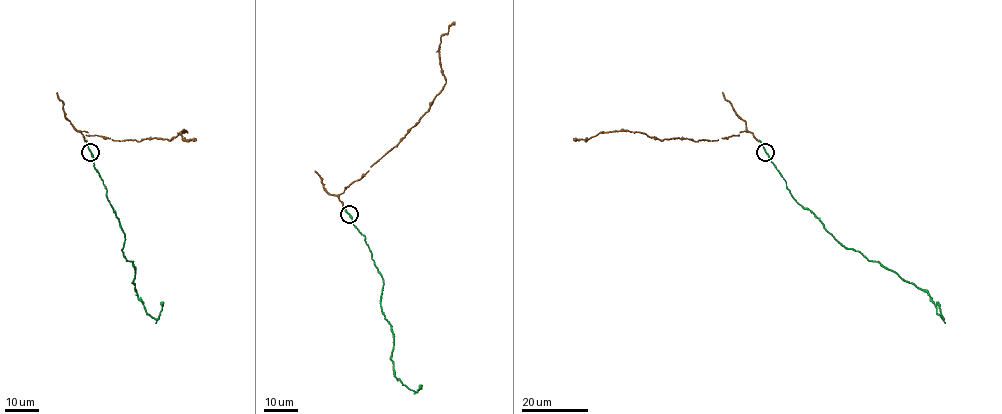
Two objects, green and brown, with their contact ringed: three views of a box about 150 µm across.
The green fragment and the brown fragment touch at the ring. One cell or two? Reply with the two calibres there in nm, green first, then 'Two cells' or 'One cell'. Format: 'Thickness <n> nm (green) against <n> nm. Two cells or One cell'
Thickness 260 nm (green) against 30 nm. One cell

